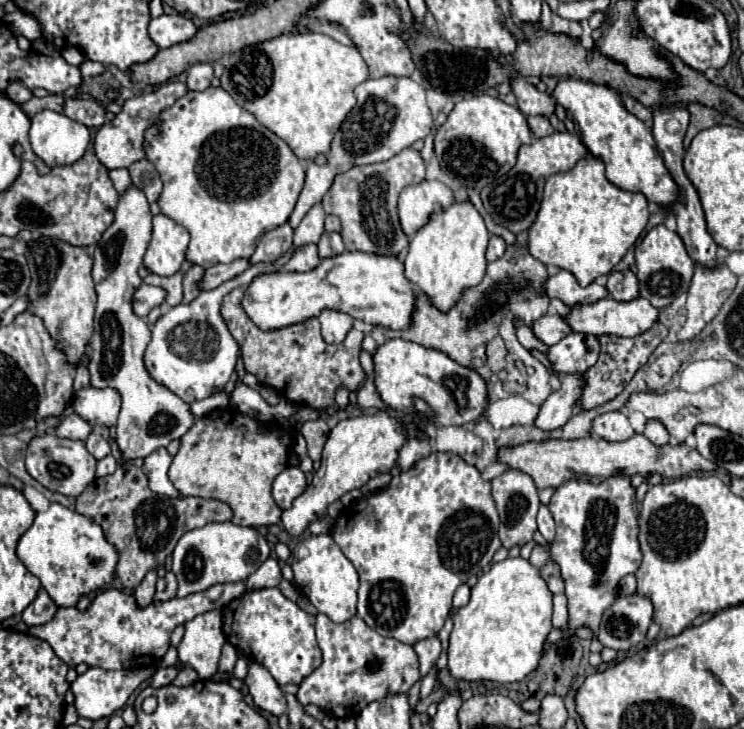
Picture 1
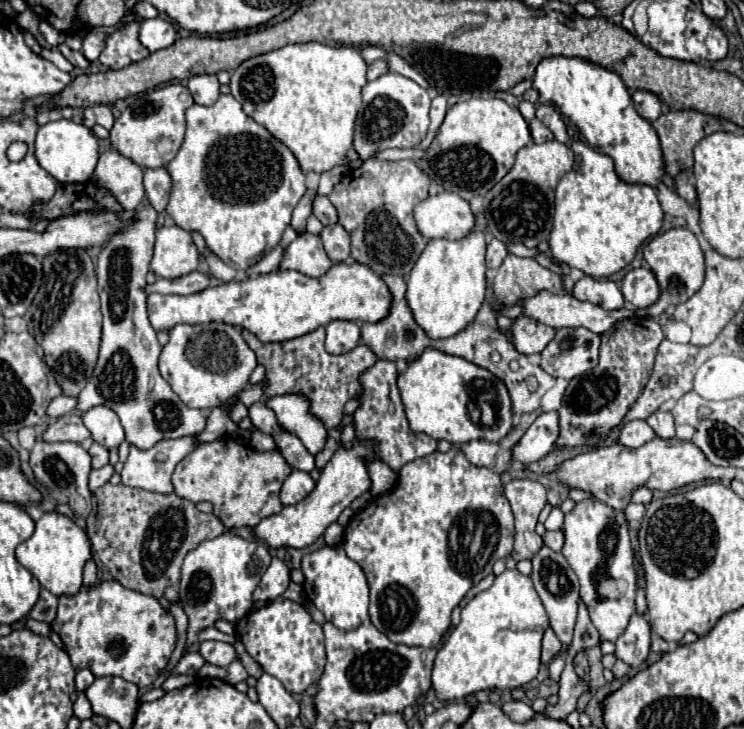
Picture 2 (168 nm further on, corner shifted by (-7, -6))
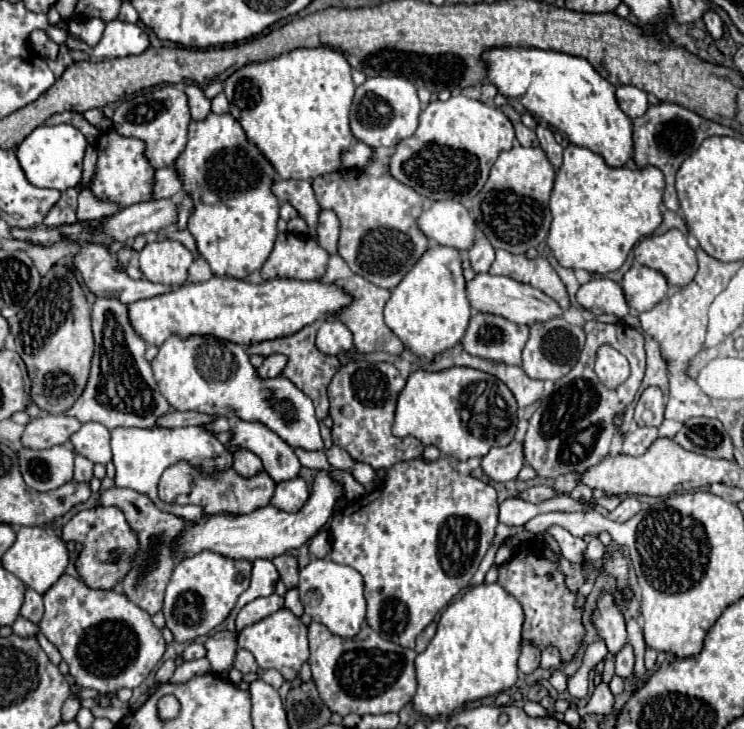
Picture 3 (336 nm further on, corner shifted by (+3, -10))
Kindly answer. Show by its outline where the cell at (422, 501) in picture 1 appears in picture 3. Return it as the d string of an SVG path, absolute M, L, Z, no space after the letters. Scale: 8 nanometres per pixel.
M444 456L436 462L416 458L394 464L382 486L334 514L330 524L330 560L352 566L362 574L366 582L364 596L368 600L368 626L382 638L404 648L414 648L416 636L472 580L488 546L492 544L496 524L498 500L492 486L472 478L470 474L456 472Z

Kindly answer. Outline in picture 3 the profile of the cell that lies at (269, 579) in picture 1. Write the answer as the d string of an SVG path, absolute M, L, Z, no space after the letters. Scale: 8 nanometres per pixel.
M254 560L252 562L252 580L250 580L250 588L238 598L235 607L227 618L226 629L233 632L235 630L235 619L238 610L242 606L246 606L248 602L252 602L254 598L260 596L270 596L274 594L274 586L278 582L278 570L270 560Z

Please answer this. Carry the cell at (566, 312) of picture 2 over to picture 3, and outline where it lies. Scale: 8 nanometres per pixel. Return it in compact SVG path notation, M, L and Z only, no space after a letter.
M488 272L476 274L470 282L466 282L466 296L474 310L498 314L516 324L530 326L534 322L546 322L554 316L562 316L562 308L558 306L558 302L554 302L550 296L542 294L538 288L532 288L530 284L516 282L510 276L494 276Z

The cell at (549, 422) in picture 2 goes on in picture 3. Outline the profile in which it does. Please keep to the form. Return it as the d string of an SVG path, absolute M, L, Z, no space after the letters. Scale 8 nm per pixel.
M510 442L510 446L492 448L482 458L482 472L492 478L494 482L508 482L514 480L524 466L522 458L522 442Z

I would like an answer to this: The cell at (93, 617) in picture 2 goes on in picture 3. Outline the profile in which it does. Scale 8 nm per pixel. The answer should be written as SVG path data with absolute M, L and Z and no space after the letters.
M62 574L54 586L44 592L42 634L60 650L76 684L98 692L114 694L122 686L140 686L160 662L166 642L152 624L152 616L134 606L116 590L88 588L80 578Z

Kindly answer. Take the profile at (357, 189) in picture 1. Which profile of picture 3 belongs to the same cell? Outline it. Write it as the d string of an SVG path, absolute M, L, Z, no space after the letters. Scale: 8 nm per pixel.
M372 162L362 172L336 170L312 182L320 208L334 210L340 218L338 254L350 270L368 282L392 290L414 268L428 248L428 238L416 220L422 214L422 196L390 178L384 164Z

